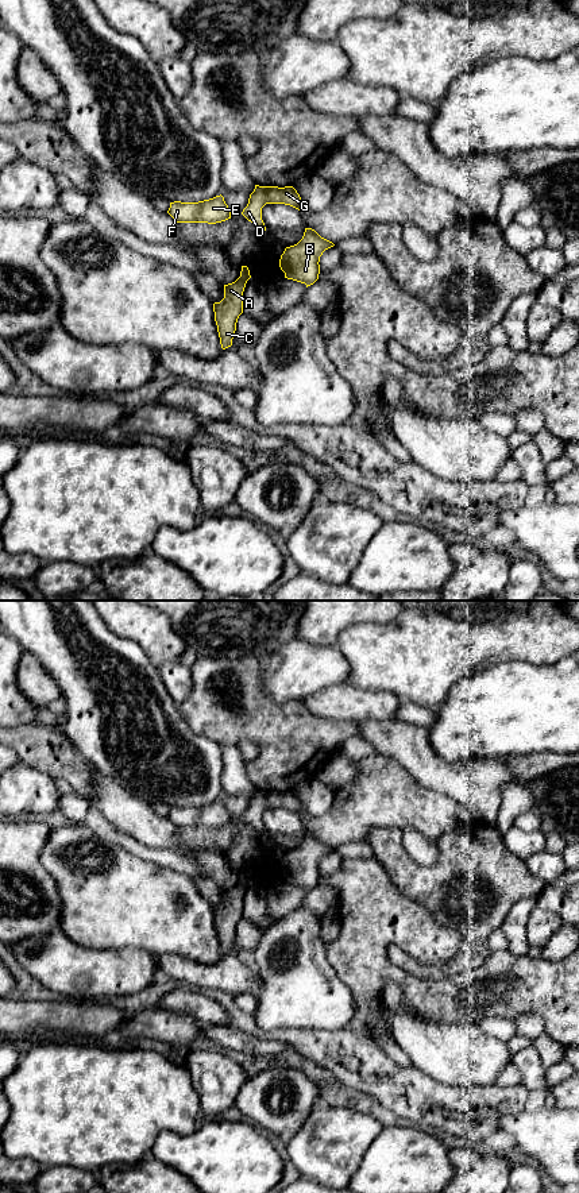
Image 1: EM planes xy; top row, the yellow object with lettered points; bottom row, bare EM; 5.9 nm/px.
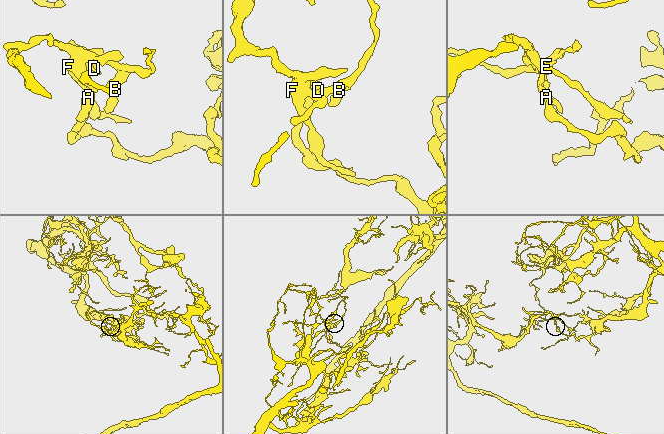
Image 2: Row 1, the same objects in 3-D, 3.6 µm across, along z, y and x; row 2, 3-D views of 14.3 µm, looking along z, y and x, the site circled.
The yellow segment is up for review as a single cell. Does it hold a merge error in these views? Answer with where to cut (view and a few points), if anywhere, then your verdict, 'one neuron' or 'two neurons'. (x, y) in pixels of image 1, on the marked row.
xy (239, 277), (247, 280) | two neurons

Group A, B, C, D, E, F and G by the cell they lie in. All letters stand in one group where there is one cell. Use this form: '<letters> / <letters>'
A C / B D E F G

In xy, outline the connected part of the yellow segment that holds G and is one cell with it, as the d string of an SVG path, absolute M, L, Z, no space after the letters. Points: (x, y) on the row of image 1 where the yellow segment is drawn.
M255 185L255 189L250 194L248 204L243 209L242 215L260 232L266 231L265 223L262 220L262 208L266 204L285 204L298 211L306 209L300 194L293 186L278 188Z

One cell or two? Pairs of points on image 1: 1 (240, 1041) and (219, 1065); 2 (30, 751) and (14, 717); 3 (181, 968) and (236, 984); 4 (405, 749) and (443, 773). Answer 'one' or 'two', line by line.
1: two
2: two
3: one
4: one

